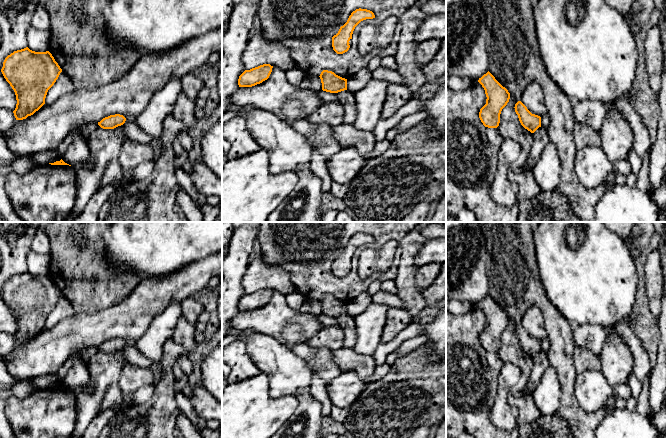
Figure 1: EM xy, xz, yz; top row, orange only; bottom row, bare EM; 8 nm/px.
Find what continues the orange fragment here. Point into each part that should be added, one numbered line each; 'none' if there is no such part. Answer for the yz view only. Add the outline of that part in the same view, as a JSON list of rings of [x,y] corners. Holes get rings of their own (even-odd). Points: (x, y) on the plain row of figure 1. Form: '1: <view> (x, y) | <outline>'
none

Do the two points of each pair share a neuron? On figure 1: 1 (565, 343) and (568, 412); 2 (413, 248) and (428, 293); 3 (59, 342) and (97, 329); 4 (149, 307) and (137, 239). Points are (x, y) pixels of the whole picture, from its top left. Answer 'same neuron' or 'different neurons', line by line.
1: same neuron
2: different neurons
3: same neuron
4: different neurons

